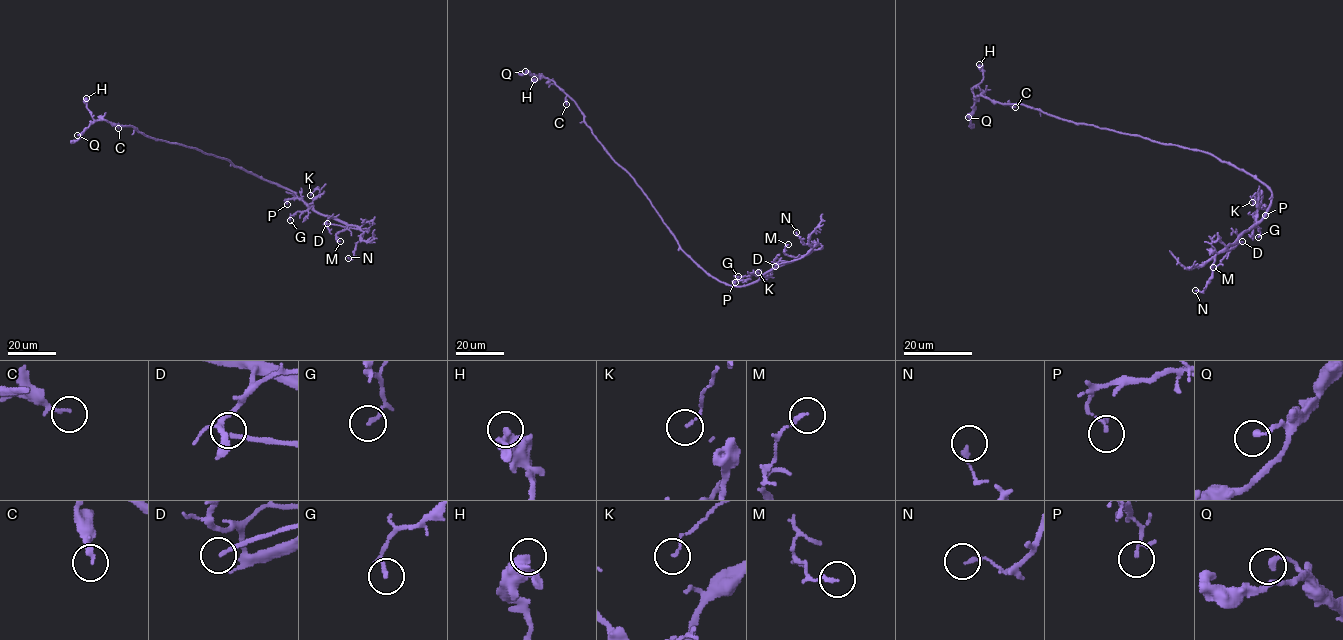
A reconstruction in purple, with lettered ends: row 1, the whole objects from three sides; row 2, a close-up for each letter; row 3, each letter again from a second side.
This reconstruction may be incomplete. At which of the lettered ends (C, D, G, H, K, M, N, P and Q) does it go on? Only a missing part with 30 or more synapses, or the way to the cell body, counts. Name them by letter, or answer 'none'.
D

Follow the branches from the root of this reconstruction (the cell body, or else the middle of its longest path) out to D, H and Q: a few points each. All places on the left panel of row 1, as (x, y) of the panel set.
D: (222, 158), (292, 190), (321, 214), (359, 228), (327, 223)
H: (222, 158), (196, 148), (147, 136), (133, 126), (95, 120), (86, 107), (86, 98)
Q: (222, 158), (196, 148), (156, 139), (133, 126), (112, 124), (104, 119), (94, 121), (77, 135)

